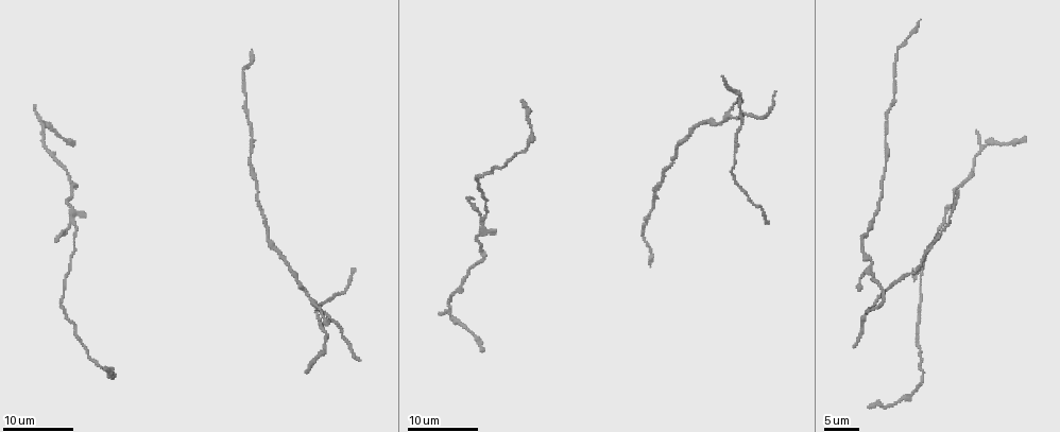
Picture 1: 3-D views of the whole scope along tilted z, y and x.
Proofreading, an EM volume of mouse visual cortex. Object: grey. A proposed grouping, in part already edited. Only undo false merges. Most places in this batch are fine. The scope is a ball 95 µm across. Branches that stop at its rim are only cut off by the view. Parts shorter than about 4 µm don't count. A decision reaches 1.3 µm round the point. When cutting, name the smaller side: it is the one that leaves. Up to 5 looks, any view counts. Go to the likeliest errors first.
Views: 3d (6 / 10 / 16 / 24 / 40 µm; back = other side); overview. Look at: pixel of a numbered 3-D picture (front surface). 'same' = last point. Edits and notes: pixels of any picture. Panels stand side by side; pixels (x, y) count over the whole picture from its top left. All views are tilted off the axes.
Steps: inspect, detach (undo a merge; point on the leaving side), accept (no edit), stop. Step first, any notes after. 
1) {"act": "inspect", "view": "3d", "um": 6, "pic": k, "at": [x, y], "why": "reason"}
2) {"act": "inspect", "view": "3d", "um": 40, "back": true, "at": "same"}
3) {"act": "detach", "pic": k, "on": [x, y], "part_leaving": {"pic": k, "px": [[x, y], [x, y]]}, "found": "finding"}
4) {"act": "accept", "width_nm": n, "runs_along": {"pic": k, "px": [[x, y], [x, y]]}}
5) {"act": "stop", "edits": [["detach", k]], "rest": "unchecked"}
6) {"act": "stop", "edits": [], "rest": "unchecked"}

{"act": "inspect", "view": "3d", "um": 16, "pic": 1, "at": [71, 222], "why": "branch point"}

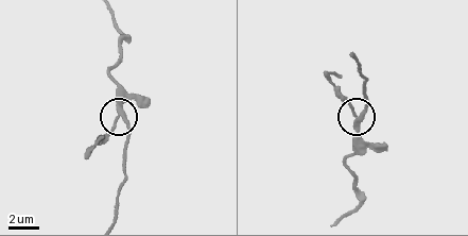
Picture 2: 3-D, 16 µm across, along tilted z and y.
{"act": "inspect", "view": "3d", "um": 10, "pic": 2, "at": [119, 113]}

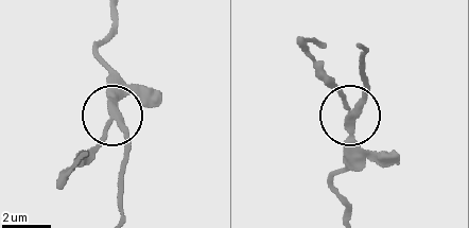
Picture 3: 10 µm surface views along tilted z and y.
{"act": "detach", "pic": 3, "on": [97, 144], "width_nm": 230, "found": "a second neuron is stuck on"}

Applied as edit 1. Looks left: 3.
{"act": "inspect", "view": "overview"}

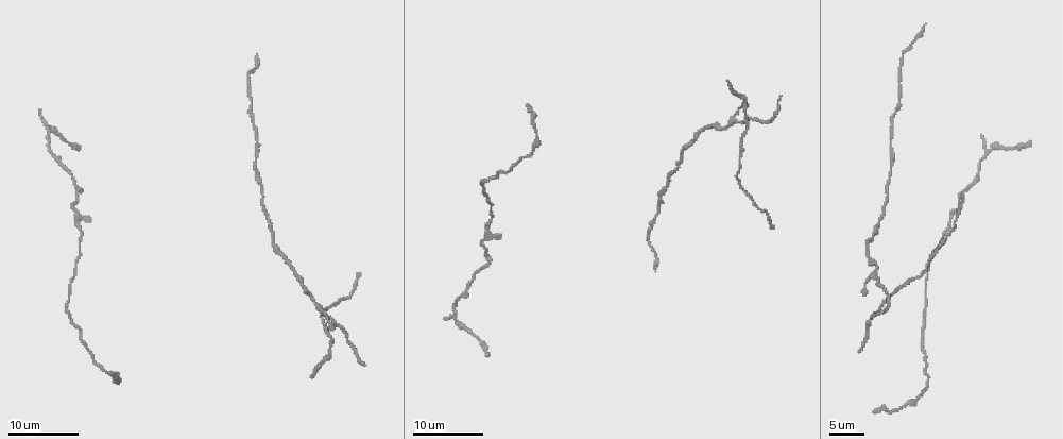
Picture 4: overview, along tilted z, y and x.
{"act": "inspect", "view": "3d", "um": 16, "pic": 4, "at": [486, 266], "why": "small branch off a trunk"}

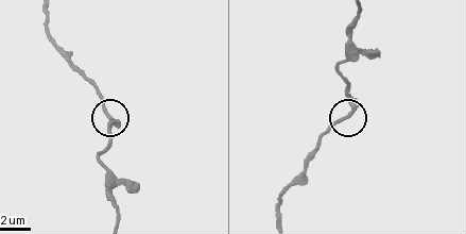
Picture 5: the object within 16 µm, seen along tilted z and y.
{"act": "inspect", "view": "3d", "um": 10, "pic": 5, "at": [108, 115]}

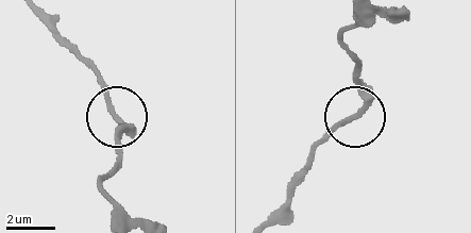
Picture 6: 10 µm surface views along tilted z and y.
{"act": "accept", "runs_along": {"pic": 6, "px": [[355, 17], [343, 37], [354, 60], [360, 105], [324, 132]]}, "found": "all the same neuron"}

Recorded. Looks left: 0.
{"act": "stop", "edits": [["detach", 3]], "rest": "unchecked"}

